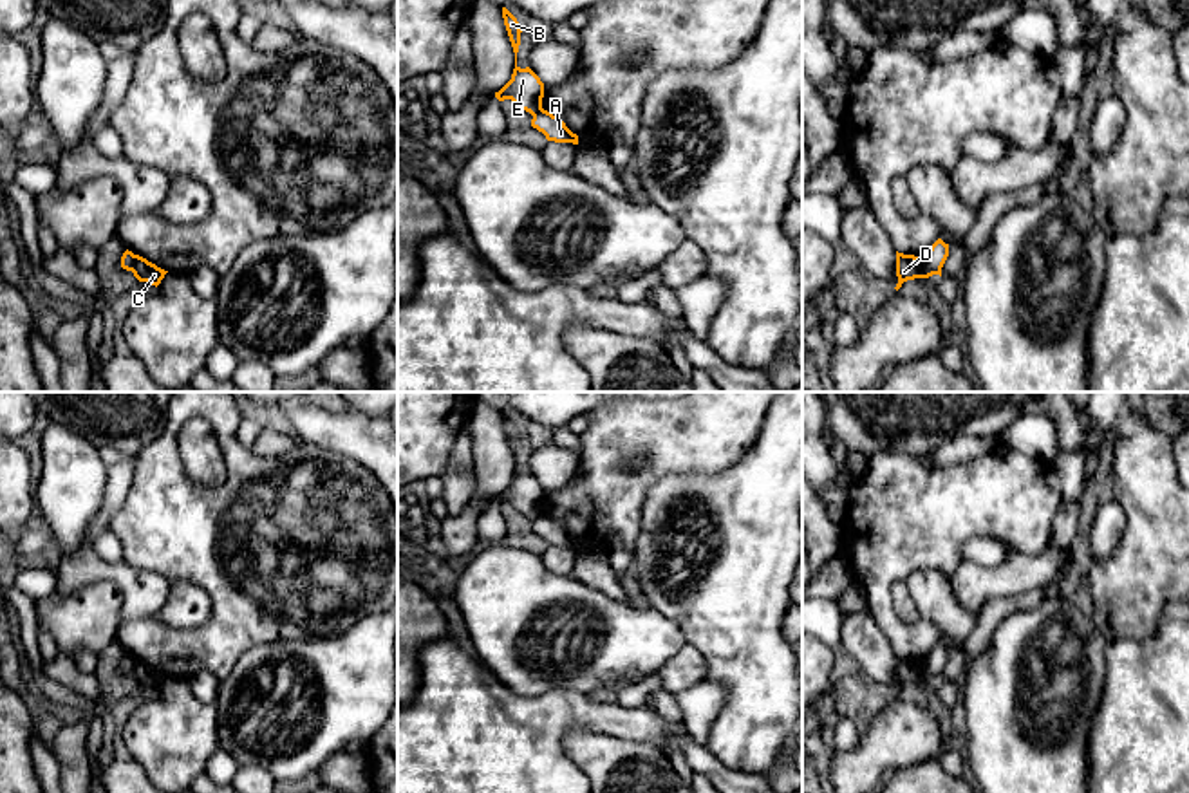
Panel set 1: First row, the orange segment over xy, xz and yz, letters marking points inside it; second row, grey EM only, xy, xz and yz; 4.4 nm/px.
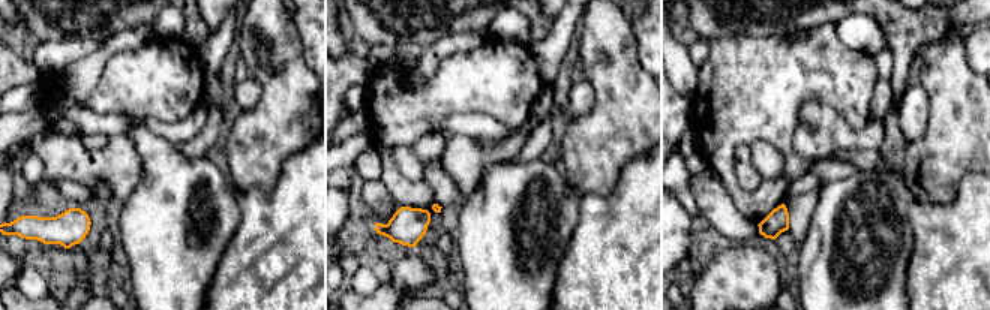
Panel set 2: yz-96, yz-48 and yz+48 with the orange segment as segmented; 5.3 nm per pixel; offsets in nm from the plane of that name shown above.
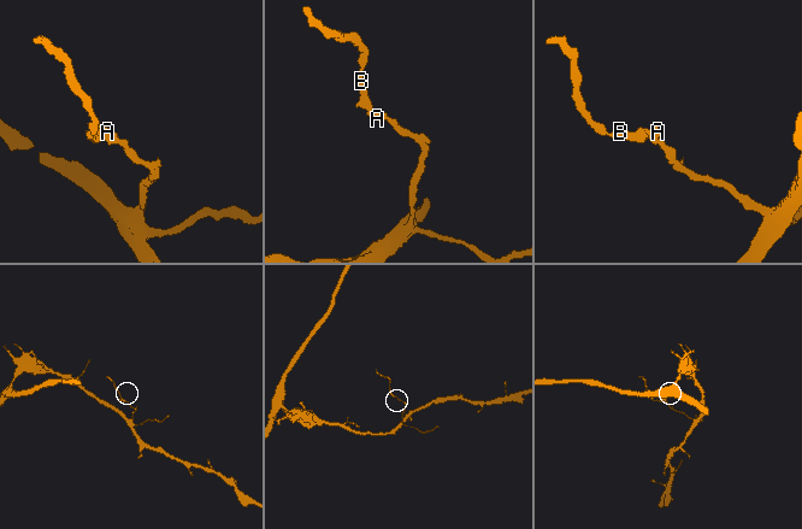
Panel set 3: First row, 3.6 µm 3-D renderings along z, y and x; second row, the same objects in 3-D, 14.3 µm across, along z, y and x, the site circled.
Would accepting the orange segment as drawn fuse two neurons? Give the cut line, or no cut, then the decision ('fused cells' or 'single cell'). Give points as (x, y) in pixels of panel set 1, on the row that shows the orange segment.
cut in yz along (926, 255), (922, 277); fused cells

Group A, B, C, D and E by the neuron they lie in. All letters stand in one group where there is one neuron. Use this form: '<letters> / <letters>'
A C / B D E

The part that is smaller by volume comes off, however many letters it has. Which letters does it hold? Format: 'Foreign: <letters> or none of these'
Foreign: B, D, E

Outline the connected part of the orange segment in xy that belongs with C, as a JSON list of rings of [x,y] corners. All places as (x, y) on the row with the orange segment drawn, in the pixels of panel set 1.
[[[136,255],[134,262],[134,276],[139,282],[148,282],[152,285],[159,285],[168,271],[157,267],[155,264],[148,262],[146,258]]]

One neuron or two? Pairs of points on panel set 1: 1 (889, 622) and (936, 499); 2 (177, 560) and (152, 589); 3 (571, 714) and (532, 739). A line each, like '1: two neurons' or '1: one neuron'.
1: one neuron
2: two neurons
3: one neuron

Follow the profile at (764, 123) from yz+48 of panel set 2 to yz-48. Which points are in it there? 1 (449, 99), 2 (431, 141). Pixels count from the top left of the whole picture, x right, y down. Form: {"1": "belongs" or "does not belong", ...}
{"1": "belongs", "2": "does not belong"}

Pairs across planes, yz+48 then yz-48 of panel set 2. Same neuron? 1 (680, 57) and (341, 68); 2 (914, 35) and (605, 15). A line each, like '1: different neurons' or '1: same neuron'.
1: different neurons
2: different neurons

